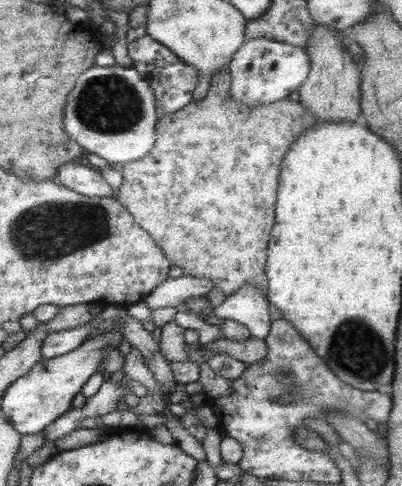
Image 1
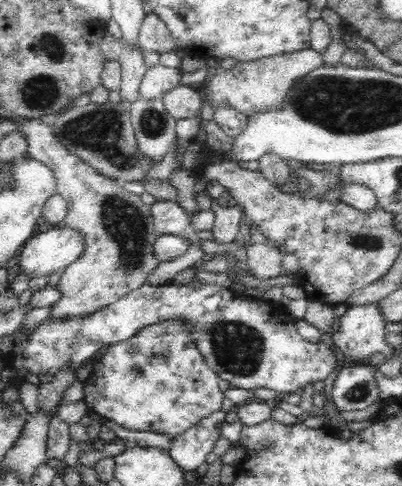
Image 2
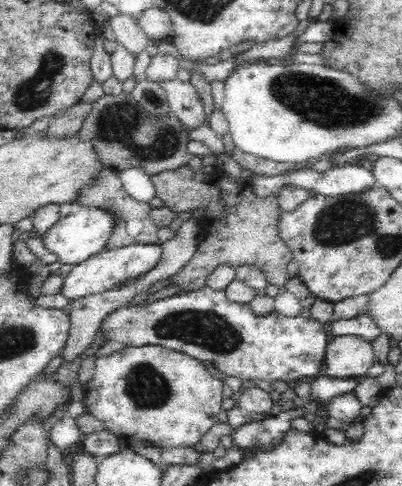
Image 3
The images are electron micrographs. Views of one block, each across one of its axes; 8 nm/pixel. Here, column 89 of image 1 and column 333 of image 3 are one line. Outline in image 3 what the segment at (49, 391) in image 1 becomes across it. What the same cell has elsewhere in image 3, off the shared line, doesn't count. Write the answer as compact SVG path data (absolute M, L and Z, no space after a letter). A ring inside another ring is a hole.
M336 336L328 346L322 362L322 378L326 380L352 380L364 378L376 364L372 342L356 336Z

